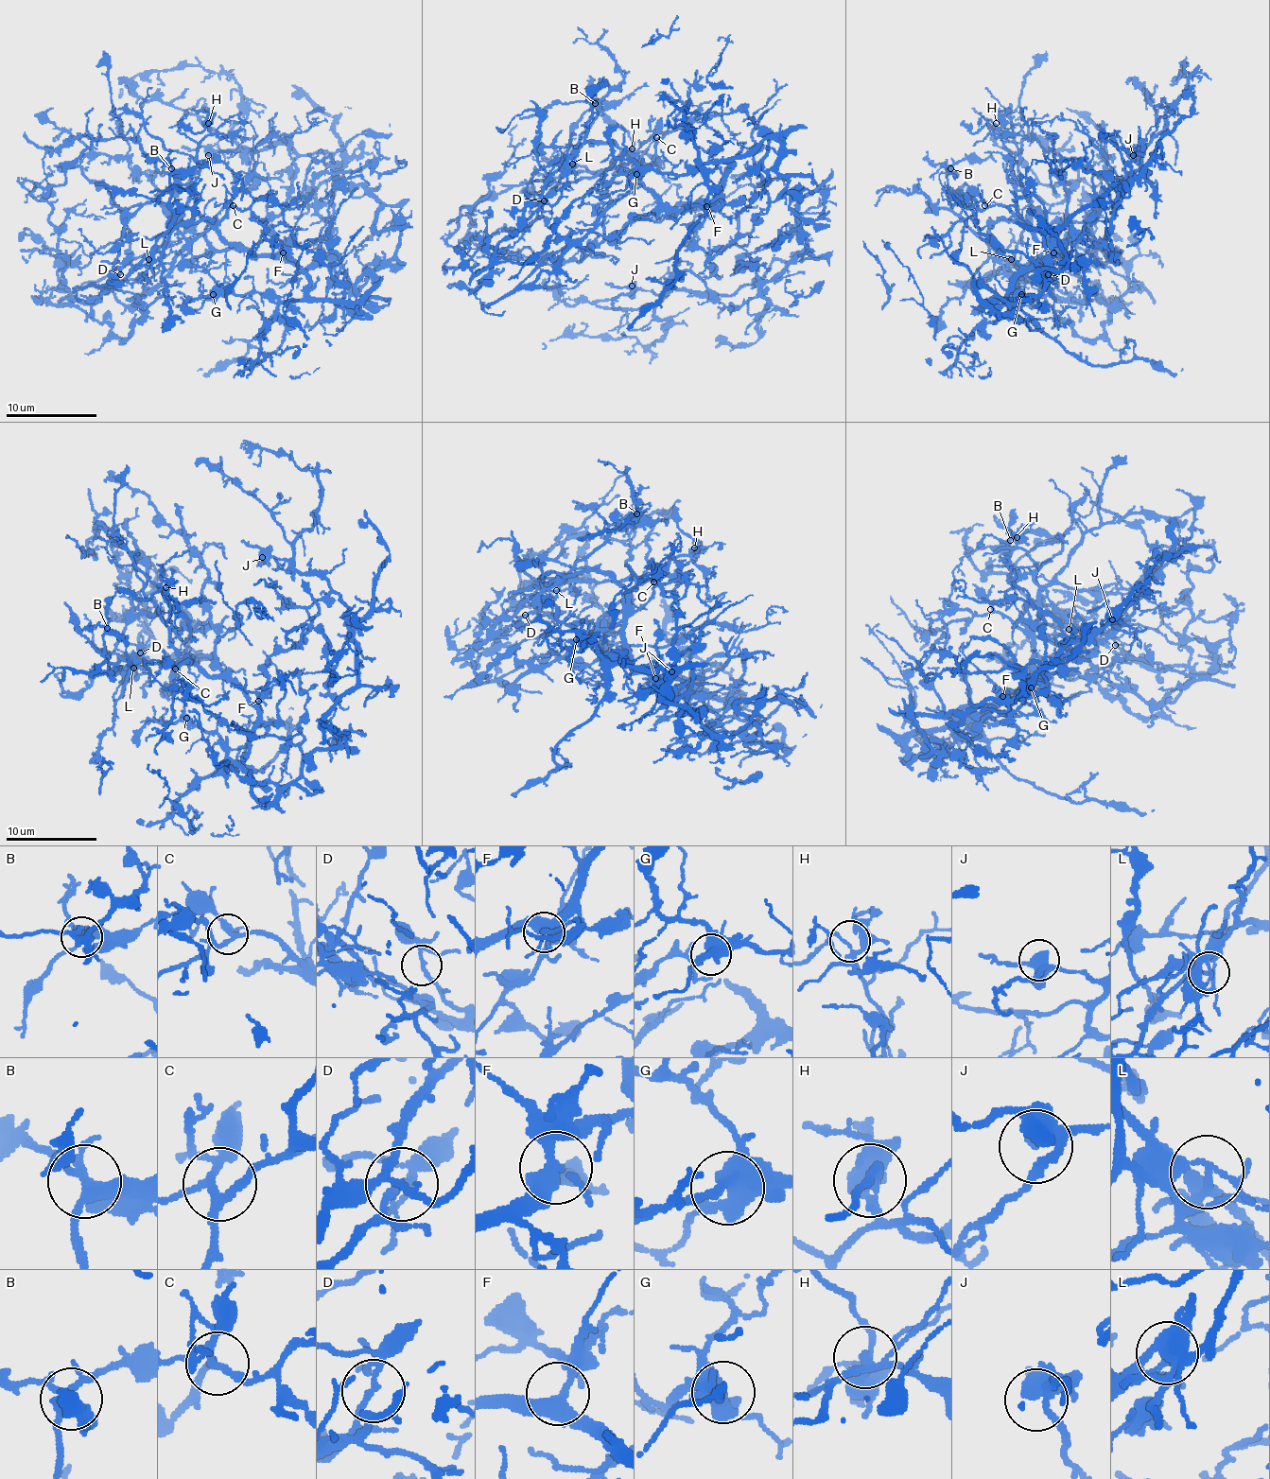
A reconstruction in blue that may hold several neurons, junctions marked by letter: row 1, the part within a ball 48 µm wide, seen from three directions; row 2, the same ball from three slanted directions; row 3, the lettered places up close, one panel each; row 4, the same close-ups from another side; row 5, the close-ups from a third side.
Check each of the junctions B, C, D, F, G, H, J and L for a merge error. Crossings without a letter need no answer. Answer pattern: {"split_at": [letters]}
{"split_at": ["L"]}

